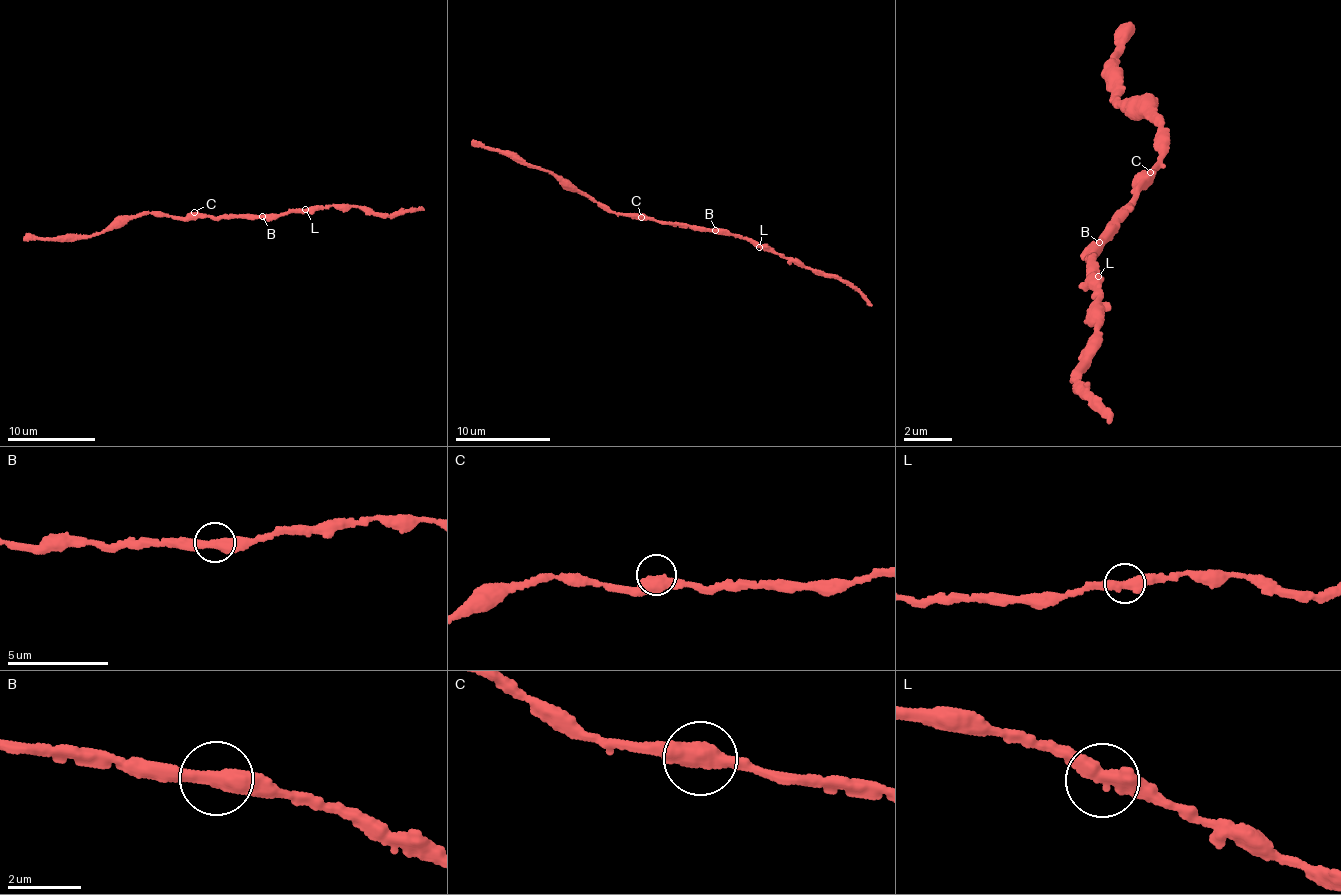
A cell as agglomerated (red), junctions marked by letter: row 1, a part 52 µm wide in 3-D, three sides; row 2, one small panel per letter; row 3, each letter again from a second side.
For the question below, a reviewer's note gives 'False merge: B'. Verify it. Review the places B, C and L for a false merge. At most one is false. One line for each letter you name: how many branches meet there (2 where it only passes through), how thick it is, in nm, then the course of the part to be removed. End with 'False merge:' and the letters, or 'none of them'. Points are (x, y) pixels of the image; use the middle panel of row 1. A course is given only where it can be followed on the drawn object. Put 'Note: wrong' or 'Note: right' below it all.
False merge: none of them
Note: wrong

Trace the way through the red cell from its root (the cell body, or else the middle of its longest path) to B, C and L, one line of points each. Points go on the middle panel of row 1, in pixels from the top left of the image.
B: (670, 224), (715, 230)
C: (670, 224), (641, 217)
L: (670, 224), (725, 231), (751, 239), (760, 247)

